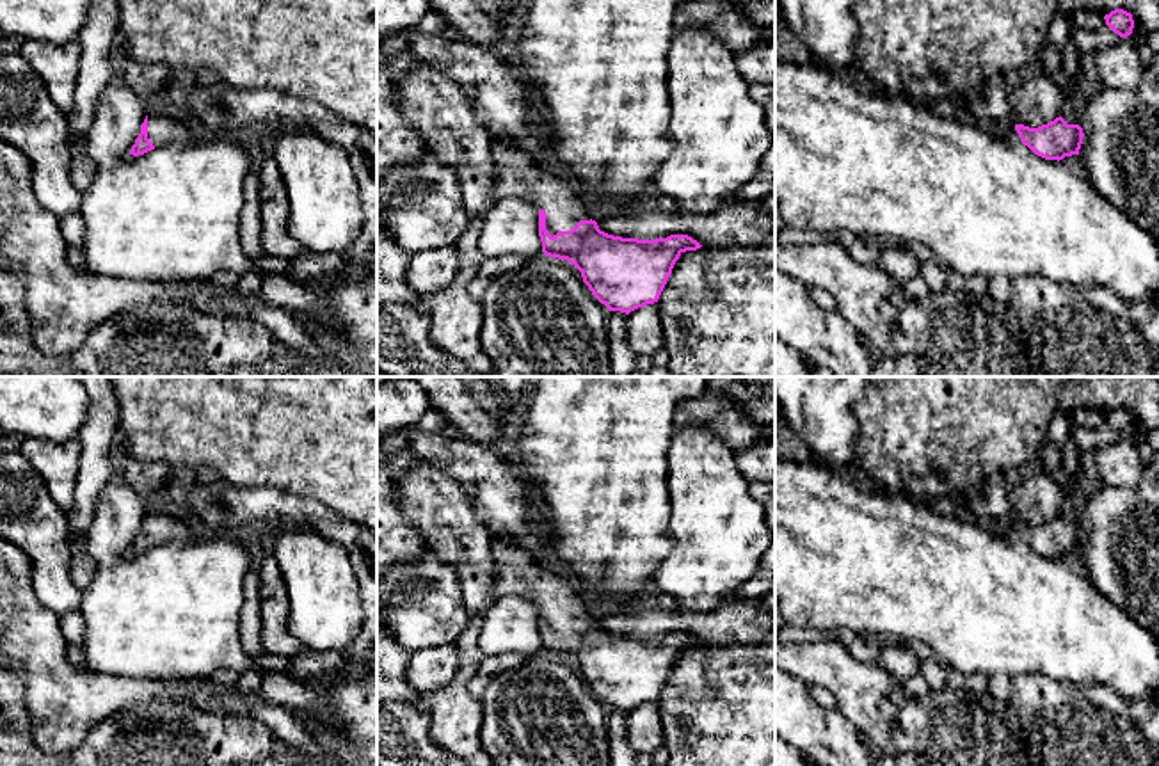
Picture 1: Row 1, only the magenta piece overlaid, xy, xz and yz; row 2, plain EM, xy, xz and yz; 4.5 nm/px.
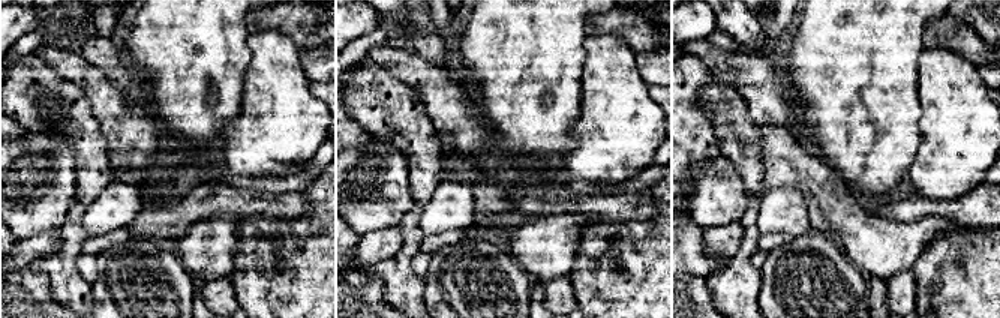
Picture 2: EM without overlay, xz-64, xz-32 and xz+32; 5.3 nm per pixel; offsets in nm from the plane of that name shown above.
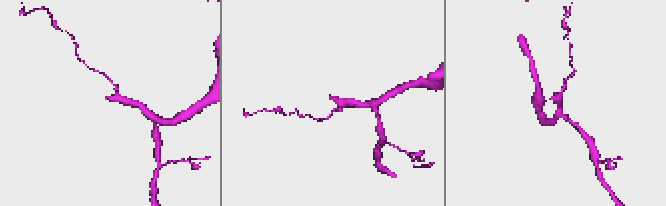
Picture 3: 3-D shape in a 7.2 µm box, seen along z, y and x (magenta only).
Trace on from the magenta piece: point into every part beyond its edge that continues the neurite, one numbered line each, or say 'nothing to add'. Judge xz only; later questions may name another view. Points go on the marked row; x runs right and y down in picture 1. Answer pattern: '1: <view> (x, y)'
1: xz (516, 173)

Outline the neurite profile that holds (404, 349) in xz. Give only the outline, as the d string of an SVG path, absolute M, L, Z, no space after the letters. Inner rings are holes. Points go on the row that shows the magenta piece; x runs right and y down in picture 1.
M404 302L377 307L377 371L388 377L480 377L434 345L427 315Z

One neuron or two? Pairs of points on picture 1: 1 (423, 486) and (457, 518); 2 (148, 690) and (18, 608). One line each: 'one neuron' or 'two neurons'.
1: one neuron
2: one neuron

